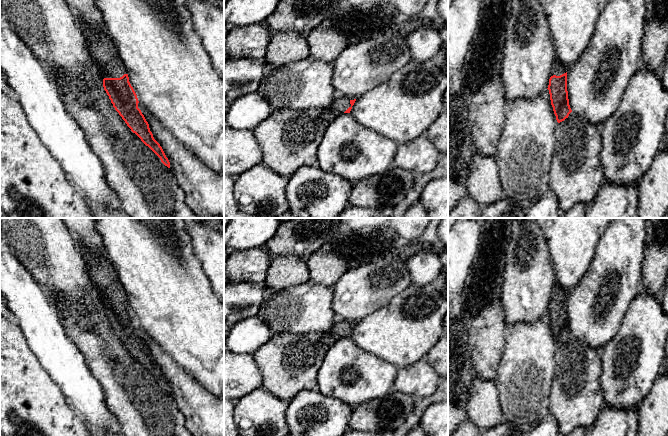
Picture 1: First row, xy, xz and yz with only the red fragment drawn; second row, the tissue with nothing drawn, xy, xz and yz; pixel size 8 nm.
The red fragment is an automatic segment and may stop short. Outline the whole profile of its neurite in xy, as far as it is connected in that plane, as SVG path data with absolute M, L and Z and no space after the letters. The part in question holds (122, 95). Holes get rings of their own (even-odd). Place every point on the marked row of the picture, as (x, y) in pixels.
M74 13L86 37L89 52L97 64L103 78L103 87L115 110L119 113L127 126L141 141L148 146L170 168L170 162L160 144L154 139L141 110L138 108L137 95L129 82L126 67L123 64L118 50L106 32L96 32L79 20Z

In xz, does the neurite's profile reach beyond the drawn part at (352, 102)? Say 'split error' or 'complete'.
split error

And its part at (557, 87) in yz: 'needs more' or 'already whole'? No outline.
needs more

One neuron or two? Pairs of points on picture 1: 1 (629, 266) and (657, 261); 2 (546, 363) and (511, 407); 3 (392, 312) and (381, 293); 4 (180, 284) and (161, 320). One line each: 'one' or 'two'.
1: two
2: one
3: two
4: one

